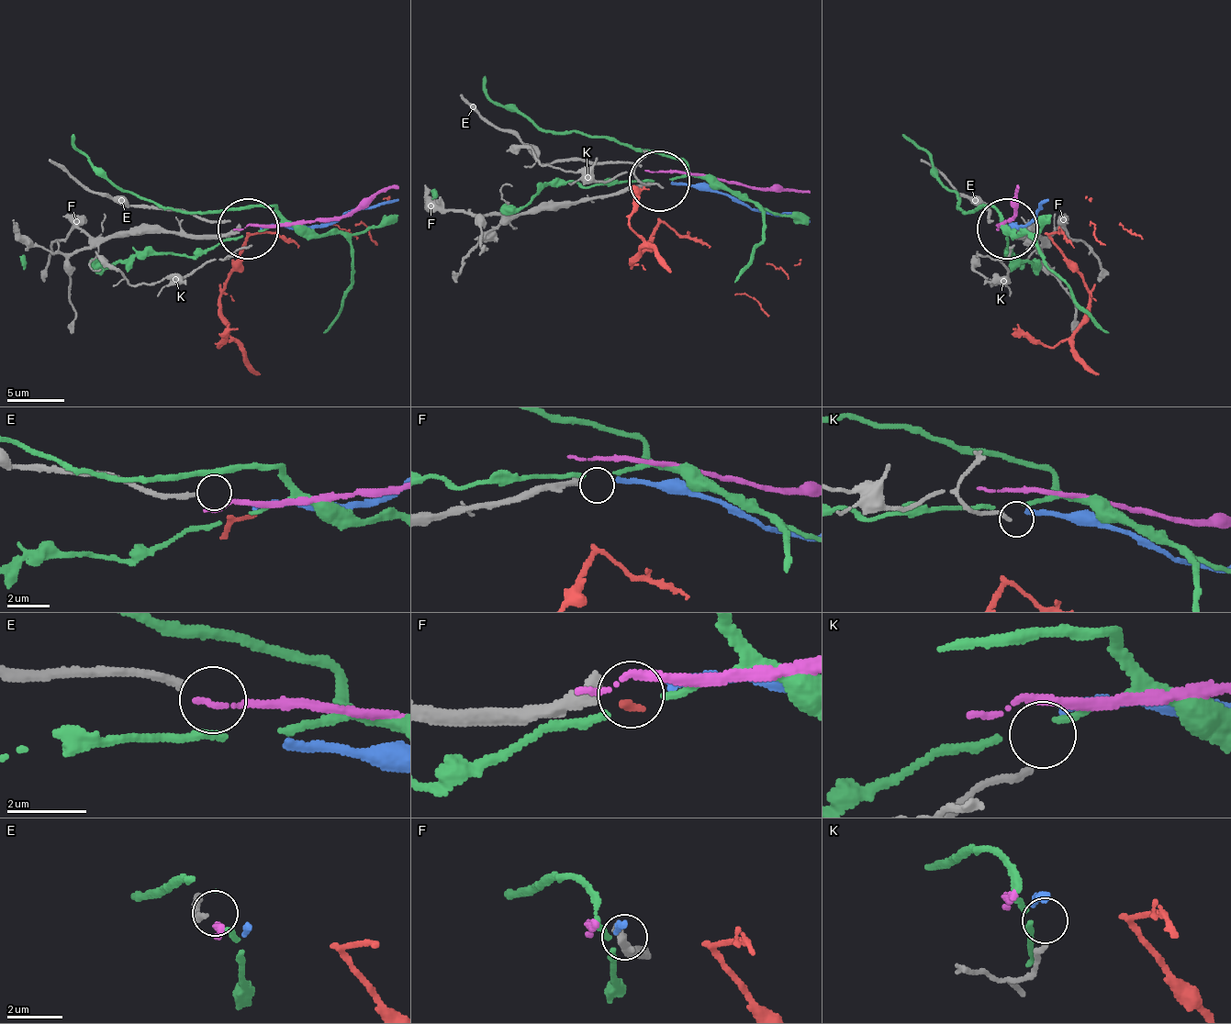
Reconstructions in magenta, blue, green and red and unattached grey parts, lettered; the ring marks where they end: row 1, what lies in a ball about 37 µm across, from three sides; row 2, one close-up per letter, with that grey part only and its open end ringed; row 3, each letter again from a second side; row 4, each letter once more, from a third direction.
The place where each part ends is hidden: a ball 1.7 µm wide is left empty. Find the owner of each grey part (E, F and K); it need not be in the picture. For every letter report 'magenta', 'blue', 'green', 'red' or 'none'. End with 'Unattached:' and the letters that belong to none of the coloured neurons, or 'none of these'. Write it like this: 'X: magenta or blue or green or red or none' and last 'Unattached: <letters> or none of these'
E: none
F: none
K: none
Unattached: E, F, K

